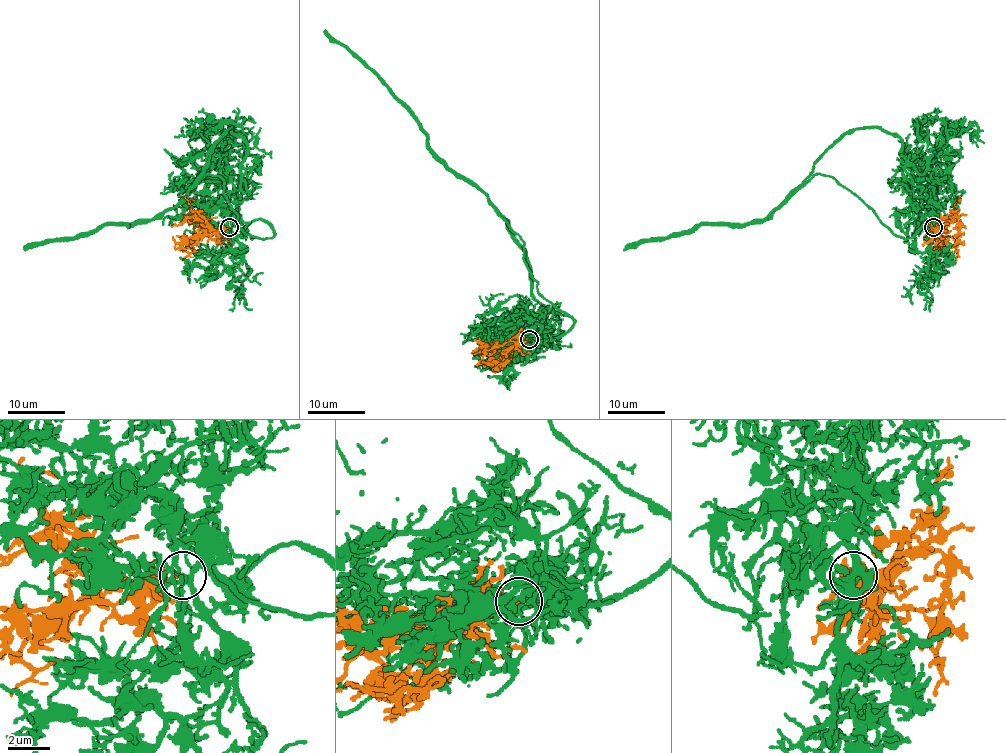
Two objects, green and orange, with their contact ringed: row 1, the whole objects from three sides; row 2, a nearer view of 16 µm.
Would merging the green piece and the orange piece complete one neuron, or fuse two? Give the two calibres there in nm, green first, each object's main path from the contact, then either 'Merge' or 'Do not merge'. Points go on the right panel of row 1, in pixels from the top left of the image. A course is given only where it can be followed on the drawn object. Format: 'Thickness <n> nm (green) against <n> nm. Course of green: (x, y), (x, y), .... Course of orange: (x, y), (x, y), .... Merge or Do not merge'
Thickness 240 nm (green) against 190 nm. Course of green: (934, 228), (931, 235), (929, 219), (912, 238), (898, 236), (816, 173), (763, 219), (695, 225), (623, 251). Course of orange: (934, 228), (941, 229), (948, 222), (955, 222), (960, 232), (955, 252). Merge

